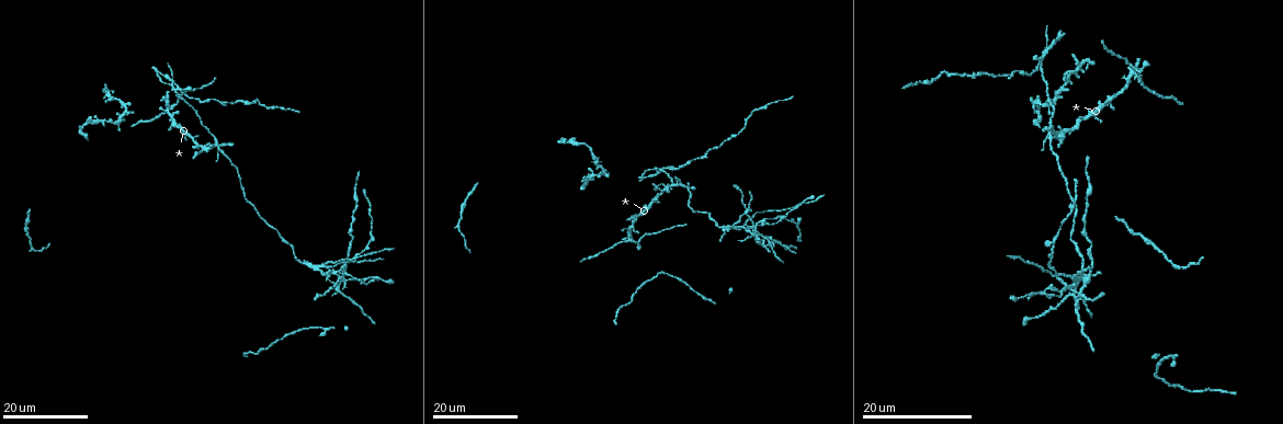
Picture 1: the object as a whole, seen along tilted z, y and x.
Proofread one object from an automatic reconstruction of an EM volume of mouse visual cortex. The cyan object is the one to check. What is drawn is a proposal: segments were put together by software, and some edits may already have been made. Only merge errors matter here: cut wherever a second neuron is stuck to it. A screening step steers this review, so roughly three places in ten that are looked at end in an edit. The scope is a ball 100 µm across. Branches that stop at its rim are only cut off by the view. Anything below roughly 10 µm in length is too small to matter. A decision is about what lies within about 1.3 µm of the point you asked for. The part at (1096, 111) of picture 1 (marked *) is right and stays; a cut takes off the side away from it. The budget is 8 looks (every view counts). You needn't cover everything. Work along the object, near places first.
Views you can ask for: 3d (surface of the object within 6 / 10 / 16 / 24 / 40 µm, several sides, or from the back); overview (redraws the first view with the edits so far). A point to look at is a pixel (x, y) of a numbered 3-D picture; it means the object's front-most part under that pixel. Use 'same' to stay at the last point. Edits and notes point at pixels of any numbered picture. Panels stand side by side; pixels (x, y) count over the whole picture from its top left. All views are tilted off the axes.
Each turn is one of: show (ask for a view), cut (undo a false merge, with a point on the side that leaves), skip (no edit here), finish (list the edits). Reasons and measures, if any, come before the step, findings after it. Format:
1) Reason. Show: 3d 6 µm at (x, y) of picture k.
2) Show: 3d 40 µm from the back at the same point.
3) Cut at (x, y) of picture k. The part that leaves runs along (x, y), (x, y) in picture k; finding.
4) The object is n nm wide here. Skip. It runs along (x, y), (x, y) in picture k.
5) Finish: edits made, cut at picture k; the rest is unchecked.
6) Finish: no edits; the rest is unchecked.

Four-way junction. Show: 3d 16 µm at (1064, 83) of picture 1.

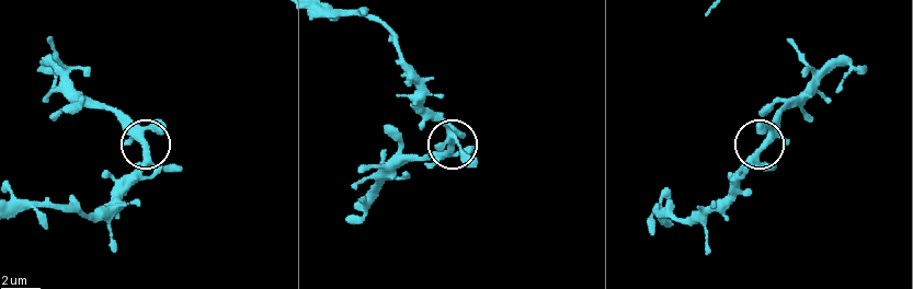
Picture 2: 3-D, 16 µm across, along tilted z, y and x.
Zoom in. Show: 3d 6 µm at (143, 142) of picture 2.

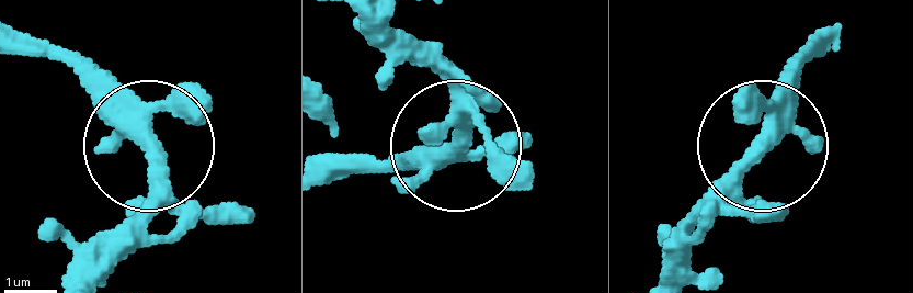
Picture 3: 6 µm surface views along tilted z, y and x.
Show: 3d 6 µm from the back at (764, 143) of picture 3.

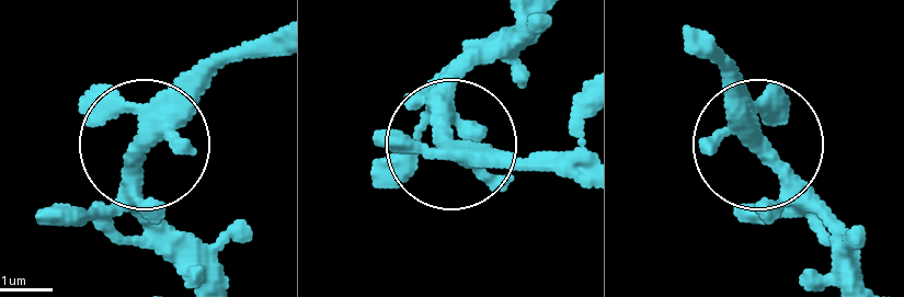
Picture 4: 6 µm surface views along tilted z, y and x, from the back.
4 arms meet here. Skip. One neuron here.

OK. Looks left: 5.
Show: 3d 16 µm at (82, 131) of picture 1.

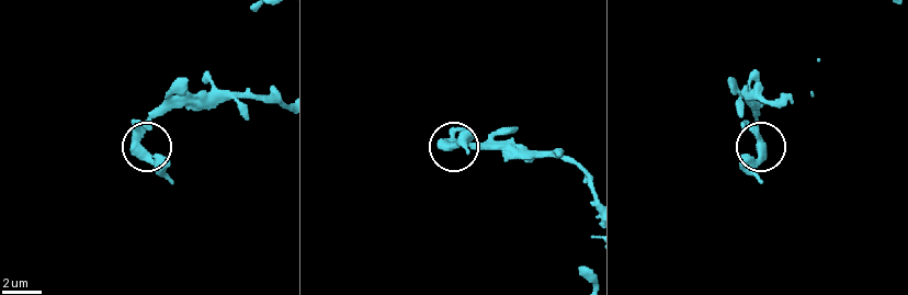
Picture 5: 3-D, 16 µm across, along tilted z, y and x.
Show: 3d 10 µm at (438, 144) of picture 5.

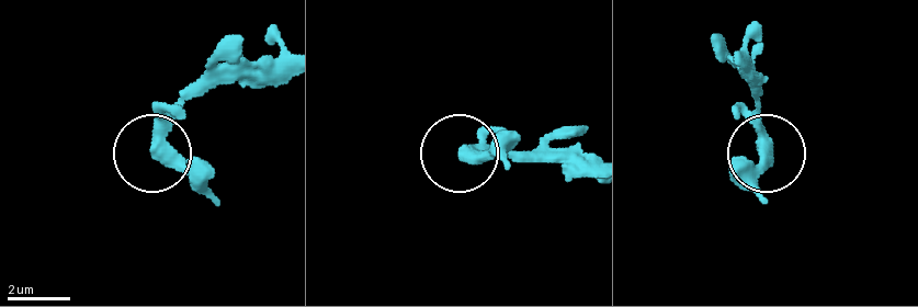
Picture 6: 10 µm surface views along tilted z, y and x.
Skip. It runs along (593, 169), (464, 154), (487, 152), (502, 165) in picture 6; all the same neuron.

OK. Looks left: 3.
Side arm on a straight run. Show: 3d 16 µm at (659, 194) of picture 1.

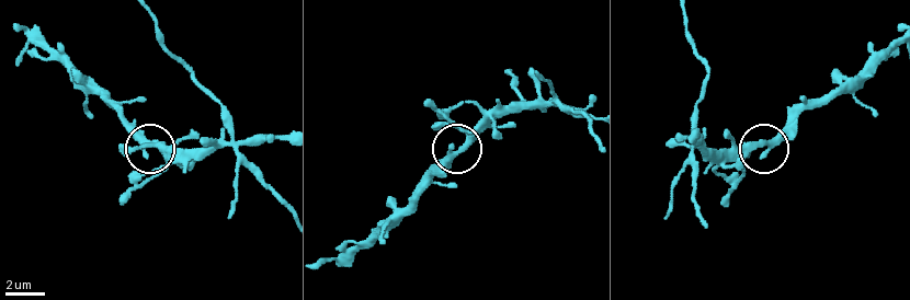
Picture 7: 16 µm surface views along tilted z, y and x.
Show: 3d 6 µm at (462, 146) of picture 7.

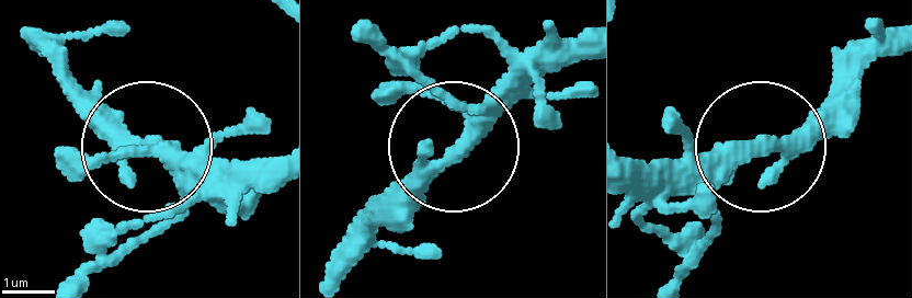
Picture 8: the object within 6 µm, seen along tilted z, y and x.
Show: 3d 6 µm from the back at (459, 149) of picture 8.

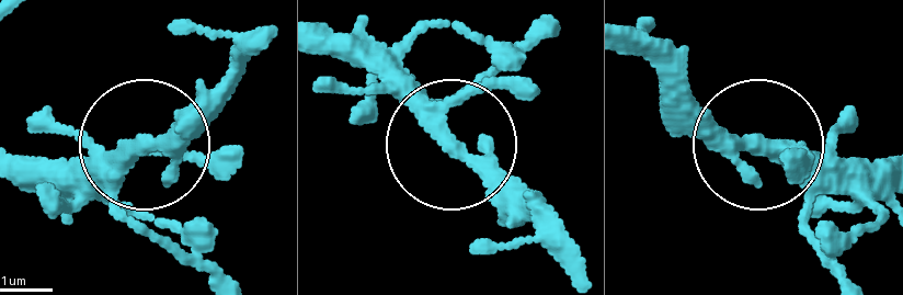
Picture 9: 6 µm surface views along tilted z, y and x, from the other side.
The object is 270 nm wide here. Skip. One neuron here.

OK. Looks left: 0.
Finish: no edits; the rest is unchecked.

